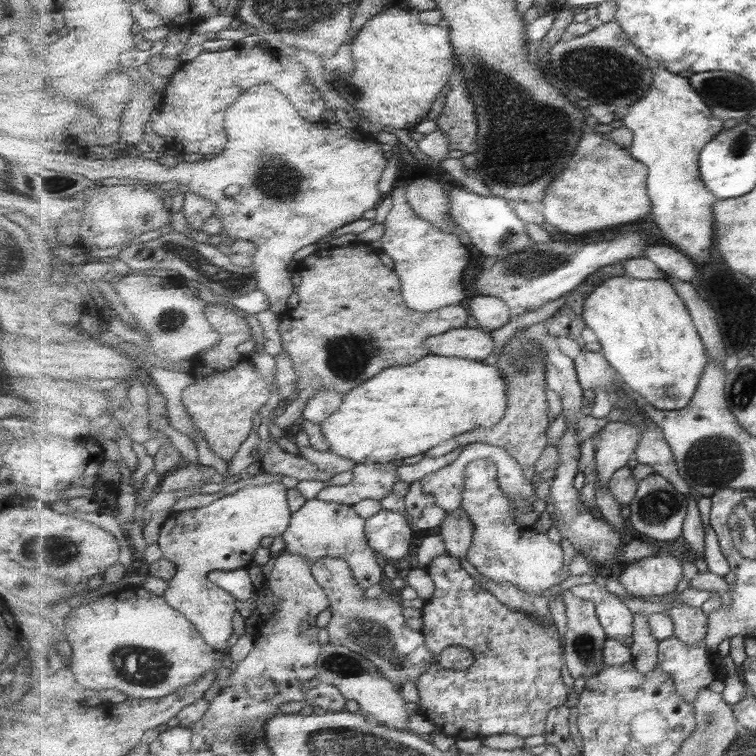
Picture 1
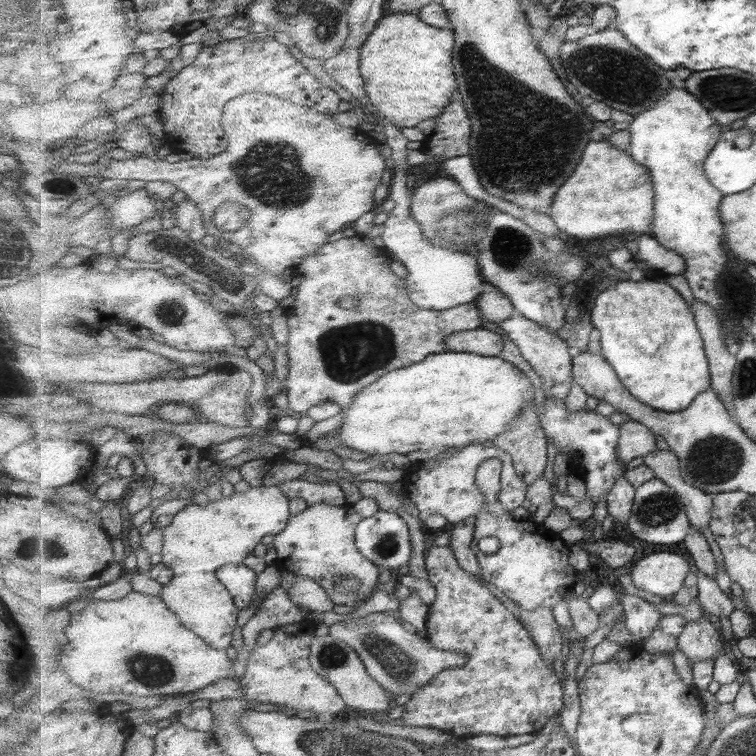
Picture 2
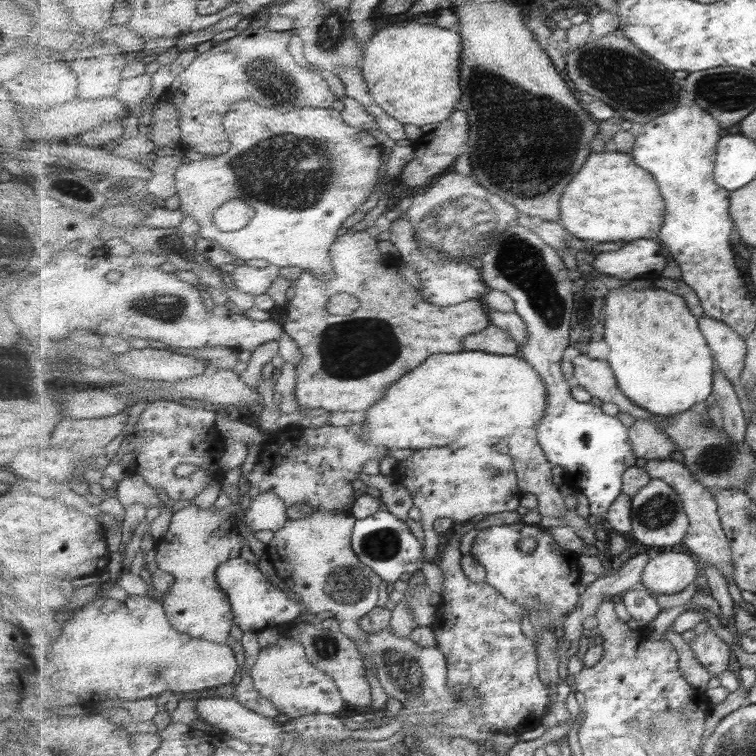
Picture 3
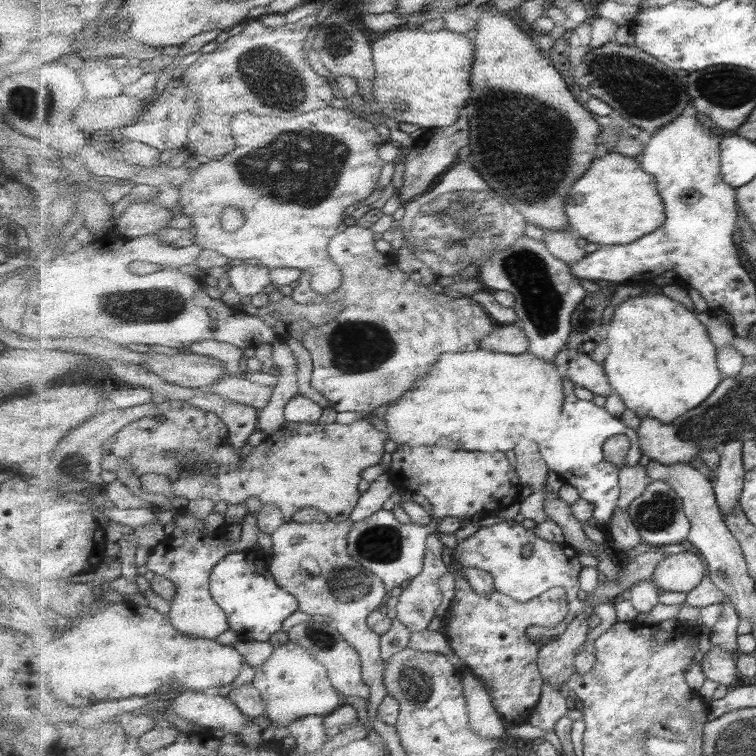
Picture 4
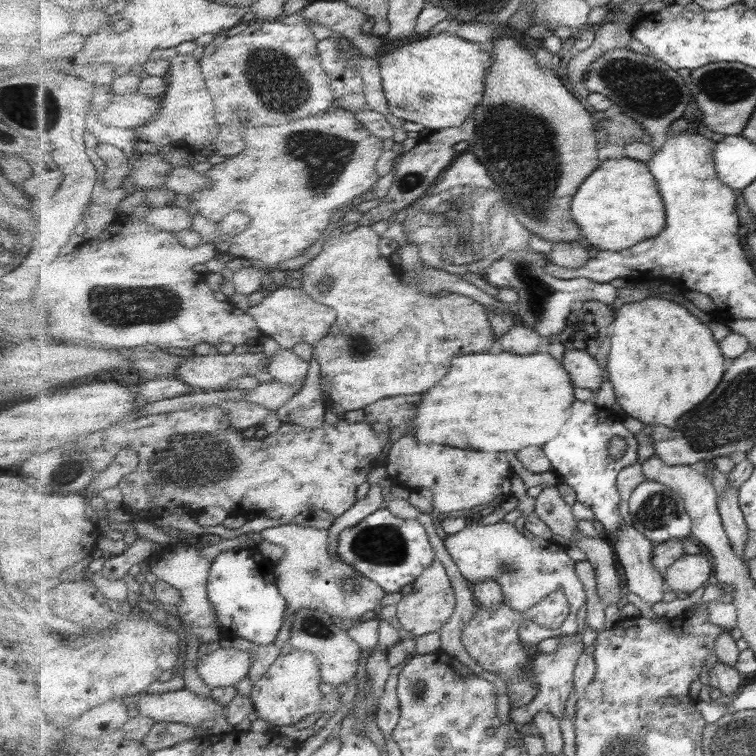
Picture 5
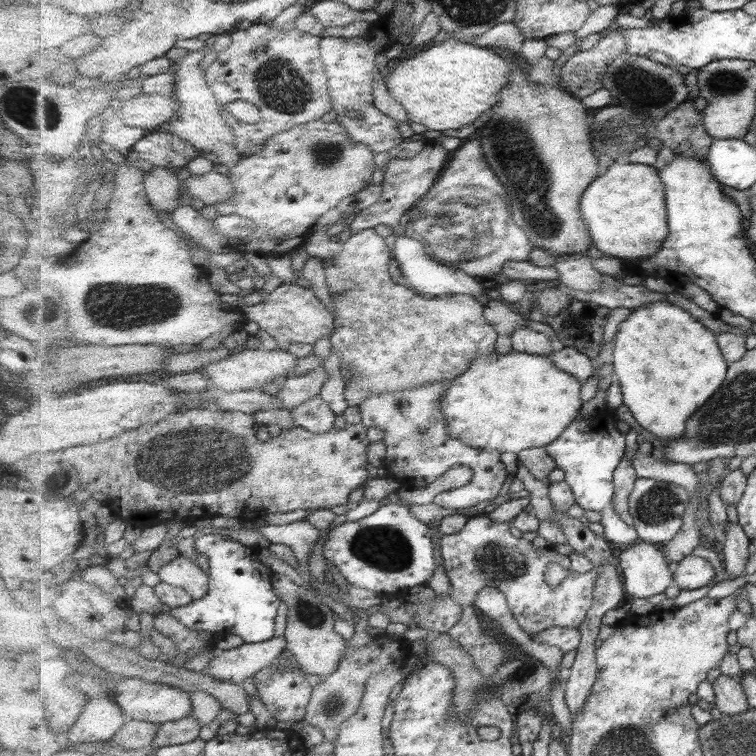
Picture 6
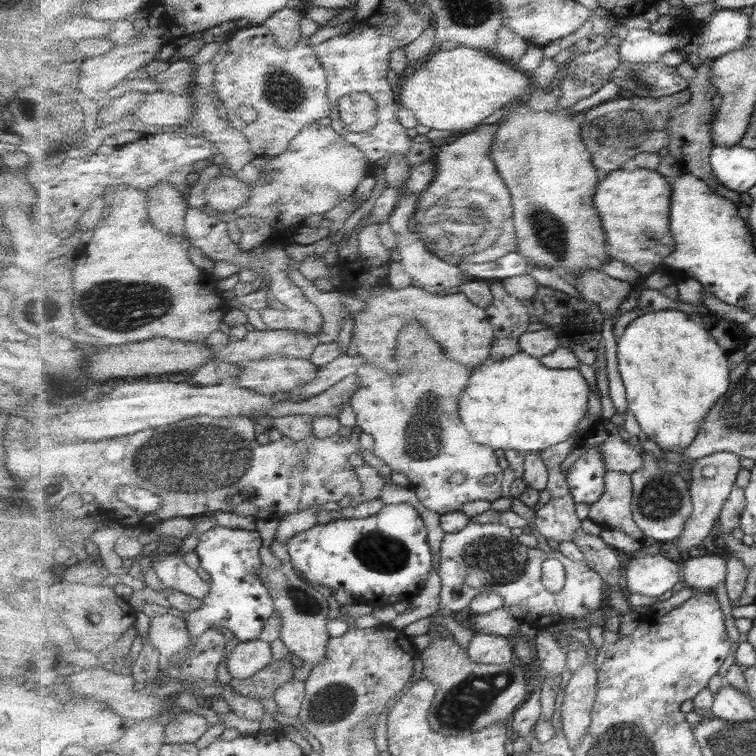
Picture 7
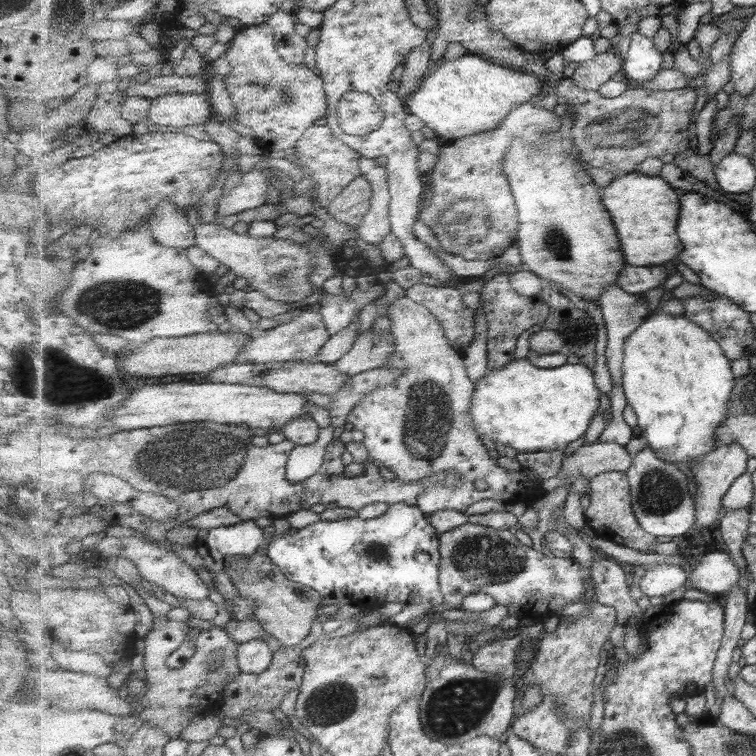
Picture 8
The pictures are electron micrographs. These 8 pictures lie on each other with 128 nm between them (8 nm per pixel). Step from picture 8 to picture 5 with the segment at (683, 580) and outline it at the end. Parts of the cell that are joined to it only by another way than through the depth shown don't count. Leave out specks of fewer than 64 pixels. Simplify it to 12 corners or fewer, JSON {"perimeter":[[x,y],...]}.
{"perimeter":[[623,524],[614,549],[628,590],[649,605],[665,596],[655,543]]}

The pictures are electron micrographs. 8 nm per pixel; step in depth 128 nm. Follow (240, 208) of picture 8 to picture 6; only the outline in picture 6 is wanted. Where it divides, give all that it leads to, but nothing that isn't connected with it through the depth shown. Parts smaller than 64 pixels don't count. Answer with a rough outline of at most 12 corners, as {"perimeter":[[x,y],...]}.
{"perimeter":[[212,170],[181,181],[185,194],[212,206],[233,197],[231,178]]}

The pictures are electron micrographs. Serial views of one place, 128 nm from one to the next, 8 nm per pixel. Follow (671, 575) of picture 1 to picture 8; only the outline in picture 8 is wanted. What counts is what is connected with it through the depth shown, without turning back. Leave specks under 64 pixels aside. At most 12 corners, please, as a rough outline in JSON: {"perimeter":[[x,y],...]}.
{"perimeter":[[706,553],[688,587],[729,594],[741,572],[733,556]]}

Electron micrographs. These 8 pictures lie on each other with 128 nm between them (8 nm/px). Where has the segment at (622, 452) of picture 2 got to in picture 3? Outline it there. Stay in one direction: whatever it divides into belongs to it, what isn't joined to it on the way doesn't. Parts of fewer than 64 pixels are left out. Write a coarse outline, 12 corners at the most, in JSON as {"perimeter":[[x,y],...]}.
{"perimeter":[[669,420],[630,427],[638,458],[667,460],[679,450],[665,432]]}

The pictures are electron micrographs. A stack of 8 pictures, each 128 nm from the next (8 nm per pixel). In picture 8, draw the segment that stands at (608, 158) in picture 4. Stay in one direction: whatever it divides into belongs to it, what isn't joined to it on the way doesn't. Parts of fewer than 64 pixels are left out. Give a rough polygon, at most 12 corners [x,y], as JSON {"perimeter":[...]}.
{"perimeter":[[636,170],[602,194],[633,266],[683,252],[681,191]]}

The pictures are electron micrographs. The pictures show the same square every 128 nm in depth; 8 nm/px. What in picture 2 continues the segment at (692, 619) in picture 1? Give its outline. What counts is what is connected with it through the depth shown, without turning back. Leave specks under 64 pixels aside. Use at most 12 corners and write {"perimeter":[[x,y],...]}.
{"perimeter":[[715,619],[689,621],[676,637],[688,659],[719,658],[726,642]]}

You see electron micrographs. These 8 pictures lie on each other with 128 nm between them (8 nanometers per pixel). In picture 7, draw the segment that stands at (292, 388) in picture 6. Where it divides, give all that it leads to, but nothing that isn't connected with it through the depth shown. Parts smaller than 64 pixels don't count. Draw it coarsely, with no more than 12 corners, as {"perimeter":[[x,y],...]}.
{"perimeter":[[342,355],[319,368],[317,380],[293,394],[303,401],[326,392],[365,365]]}

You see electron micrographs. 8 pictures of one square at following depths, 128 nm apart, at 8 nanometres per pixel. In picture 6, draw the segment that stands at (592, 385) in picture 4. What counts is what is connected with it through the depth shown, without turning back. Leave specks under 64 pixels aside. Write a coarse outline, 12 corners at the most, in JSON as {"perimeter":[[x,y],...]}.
{"perimeter":[[557,347],[550,358],[586,384],[595,360],[572,347]]}

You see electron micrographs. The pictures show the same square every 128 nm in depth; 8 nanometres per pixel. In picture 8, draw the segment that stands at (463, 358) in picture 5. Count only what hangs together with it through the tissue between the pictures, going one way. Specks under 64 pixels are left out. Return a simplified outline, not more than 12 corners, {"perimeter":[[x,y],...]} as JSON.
{"perimeter":[[527,357],[476,383],[479,435],[568,452],[599,410],[583,364]]}

